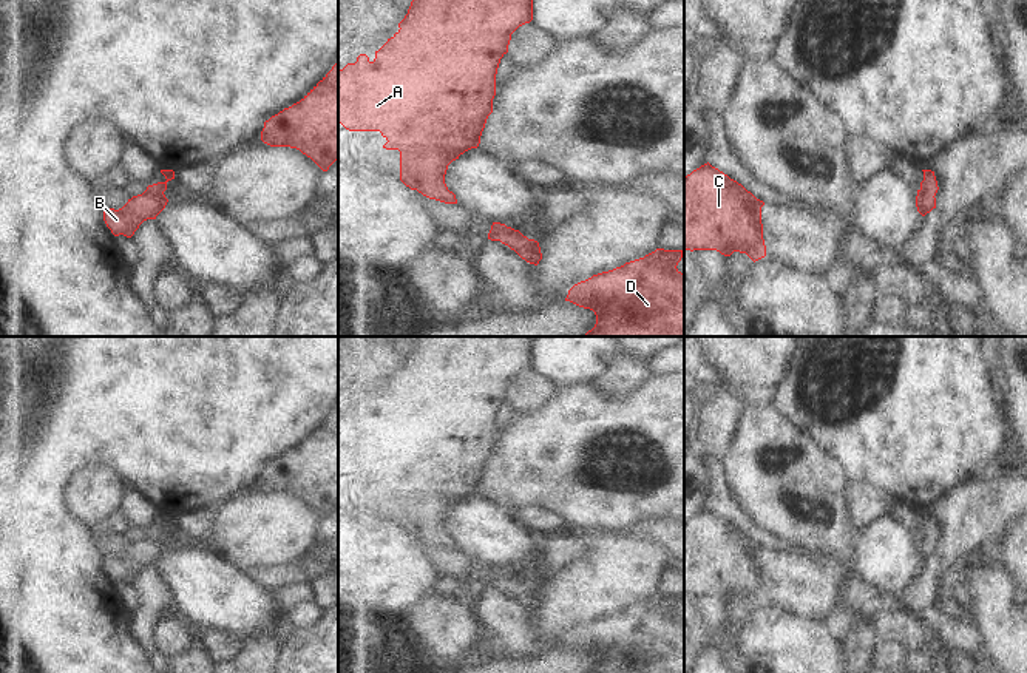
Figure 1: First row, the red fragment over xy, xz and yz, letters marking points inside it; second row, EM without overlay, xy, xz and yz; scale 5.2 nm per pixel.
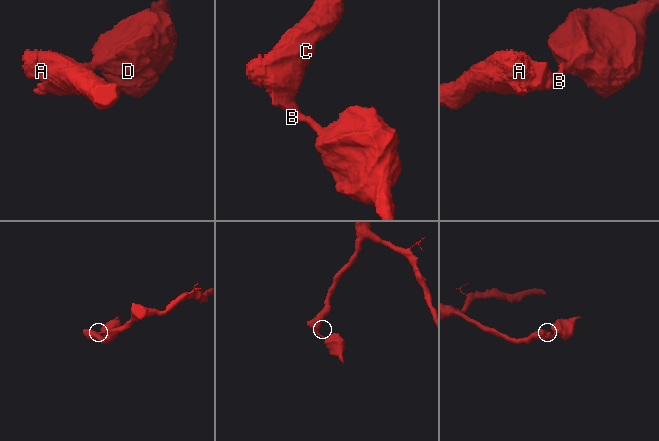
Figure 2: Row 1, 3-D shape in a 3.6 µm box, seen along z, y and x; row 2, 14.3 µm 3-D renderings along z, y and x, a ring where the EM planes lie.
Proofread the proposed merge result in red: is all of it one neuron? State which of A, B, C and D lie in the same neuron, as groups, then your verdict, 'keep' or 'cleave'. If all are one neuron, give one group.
A B C D; keep

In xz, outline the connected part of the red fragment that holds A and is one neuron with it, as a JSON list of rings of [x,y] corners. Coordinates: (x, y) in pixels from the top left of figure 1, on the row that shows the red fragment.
[[[412,0],[405,19],[398,23],[398,31],[375,51],[371,62],[366,54],[360,54],[355,63],[347,63],[338,71],[338,122],[349,131],[380,131],[388,140],[383,148],[400,151],[400,181],[411,190],[417,190],[429,199],[445,204],[457,204],[456,194],[448,190],[445,174],[448,165],[460,154],[477,148],[488,116],[493,113],[496,96],[496,74],[500,59],[508,52],[511,34],[522,25],[533,20],[533,0]]]

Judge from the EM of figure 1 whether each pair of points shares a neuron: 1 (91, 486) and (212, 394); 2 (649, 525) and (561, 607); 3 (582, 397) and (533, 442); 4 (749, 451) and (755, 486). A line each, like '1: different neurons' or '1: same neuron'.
1: different neurons
2: different neurons
3: same neuron
4: same neuron

